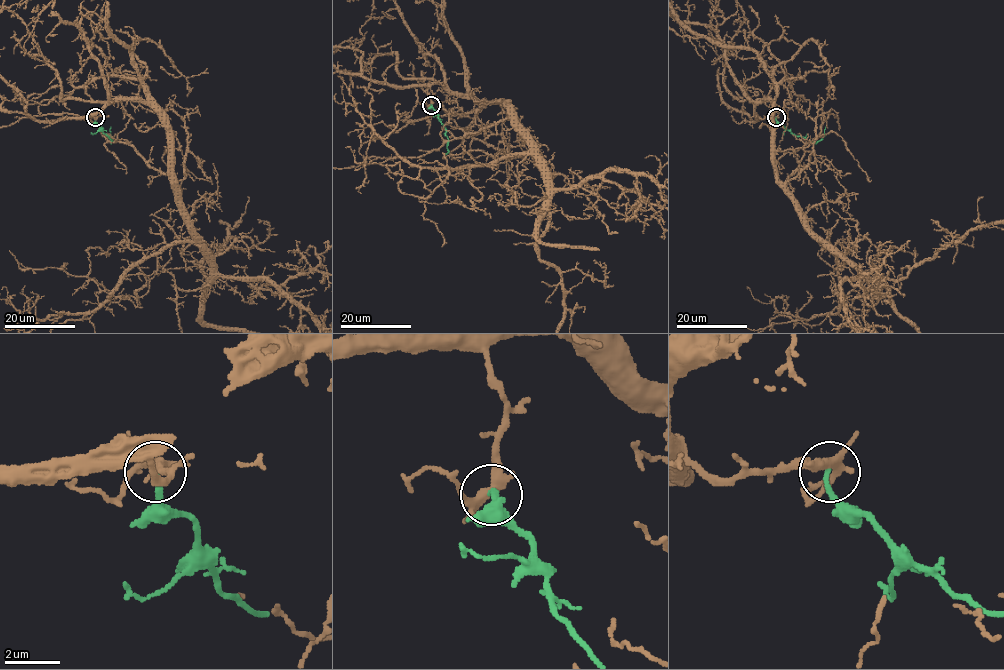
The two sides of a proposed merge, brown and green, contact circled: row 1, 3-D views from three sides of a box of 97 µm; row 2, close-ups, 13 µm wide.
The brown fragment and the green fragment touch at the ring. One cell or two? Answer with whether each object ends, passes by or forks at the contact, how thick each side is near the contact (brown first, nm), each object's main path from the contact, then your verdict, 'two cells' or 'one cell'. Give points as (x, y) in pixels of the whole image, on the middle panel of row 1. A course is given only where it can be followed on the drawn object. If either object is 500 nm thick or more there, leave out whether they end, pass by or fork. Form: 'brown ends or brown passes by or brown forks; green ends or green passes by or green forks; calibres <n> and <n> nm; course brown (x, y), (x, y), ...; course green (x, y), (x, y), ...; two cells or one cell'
brown forks; green ends; calibres 320 and 180 nm; course brown (430, 105), (434, 84), (504, 102), (540, 164), (537, 255), (564, 309); course green (430, 105), (445, 129), (446, 154); two cells

